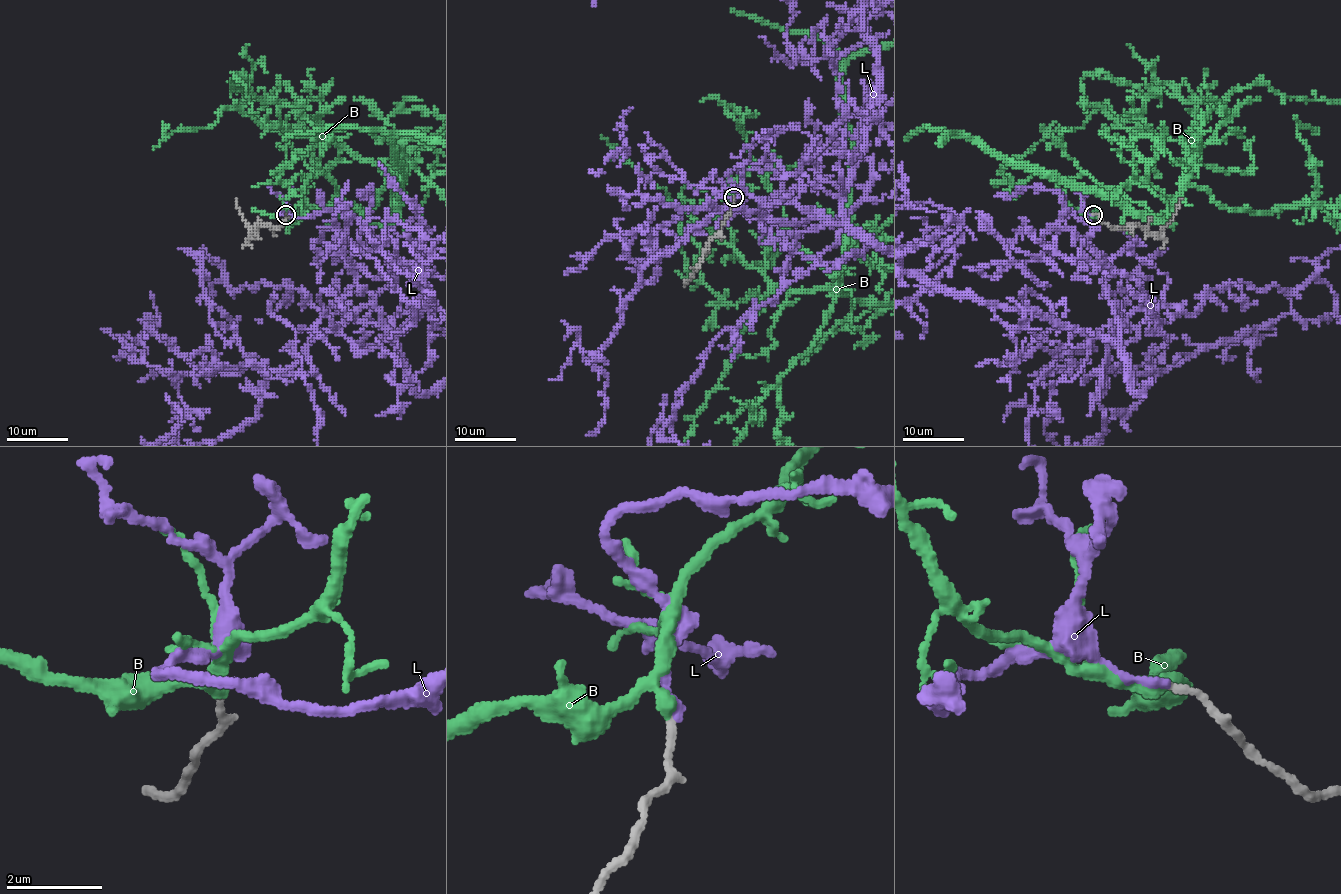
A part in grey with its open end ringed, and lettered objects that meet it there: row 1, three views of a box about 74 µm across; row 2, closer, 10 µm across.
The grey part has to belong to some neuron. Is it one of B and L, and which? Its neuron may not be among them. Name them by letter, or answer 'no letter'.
B

